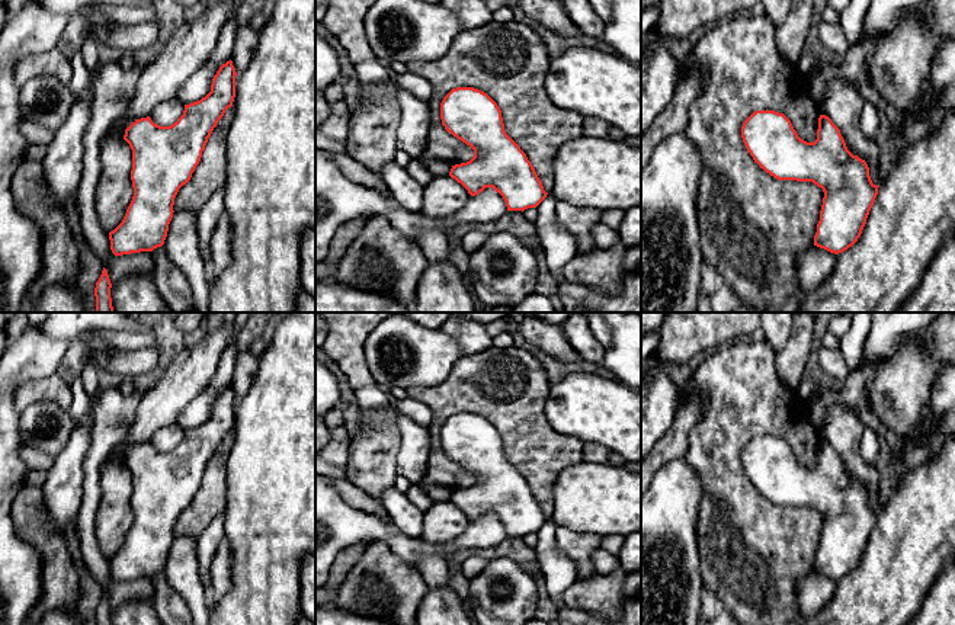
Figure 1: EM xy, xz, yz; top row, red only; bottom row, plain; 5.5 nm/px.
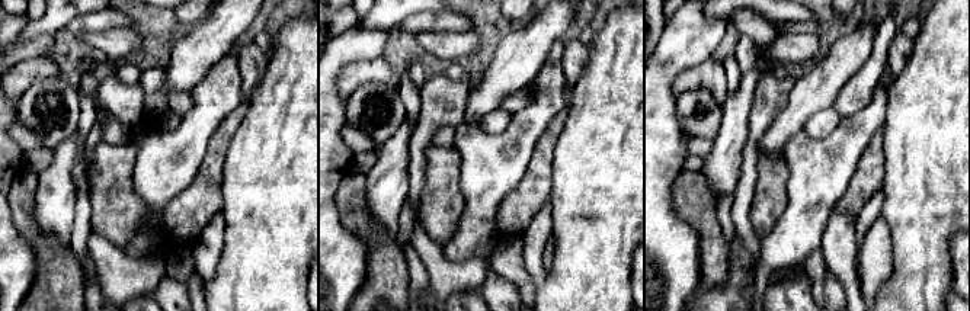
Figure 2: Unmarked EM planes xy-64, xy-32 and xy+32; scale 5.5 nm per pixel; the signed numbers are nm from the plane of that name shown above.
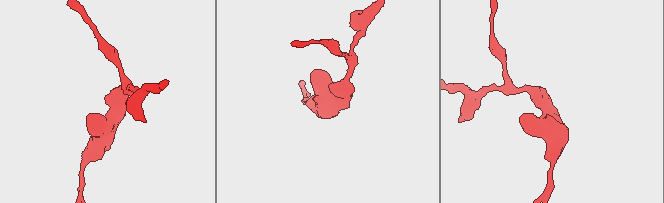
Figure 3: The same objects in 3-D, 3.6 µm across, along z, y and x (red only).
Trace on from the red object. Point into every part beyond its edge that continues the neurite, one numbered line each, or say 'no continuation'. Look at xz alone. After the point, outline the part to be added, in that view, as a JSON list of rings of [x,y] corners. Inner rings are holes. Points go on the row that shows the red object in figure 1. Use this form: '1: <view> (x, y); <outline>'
no continuation

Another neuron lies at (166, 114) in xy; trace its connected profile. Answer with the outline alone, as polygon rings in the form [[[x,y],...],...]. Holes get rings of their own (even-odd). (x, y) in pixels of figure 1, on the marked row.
[[[172,99],[160,103],[150,115],[151,121],[160,126],[170,126],[183,115],[185,103]]]

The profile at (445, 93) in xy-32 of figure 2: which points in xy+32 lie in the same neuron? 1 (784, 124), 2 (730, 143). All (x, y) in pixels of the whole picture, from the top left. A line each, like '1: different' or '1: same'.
1: different
2: different

